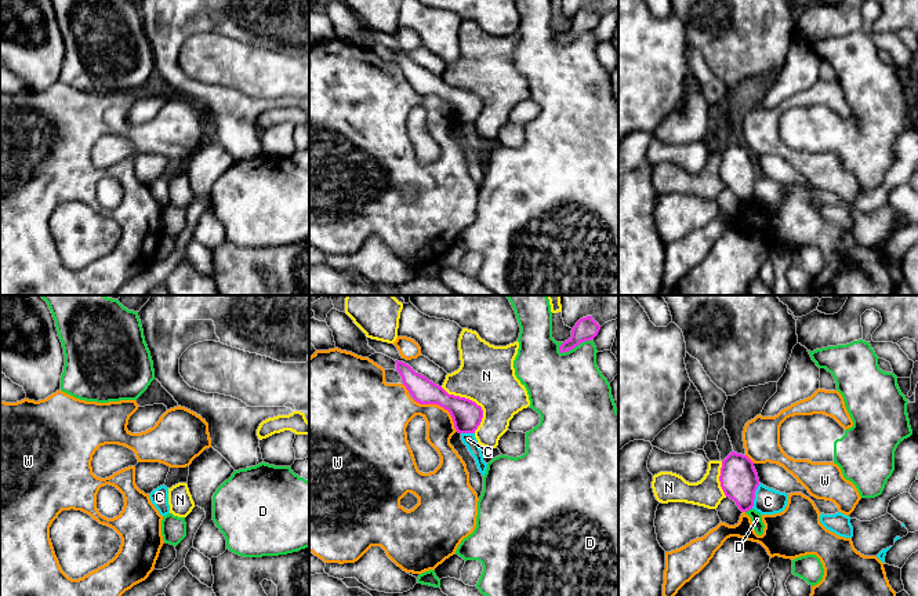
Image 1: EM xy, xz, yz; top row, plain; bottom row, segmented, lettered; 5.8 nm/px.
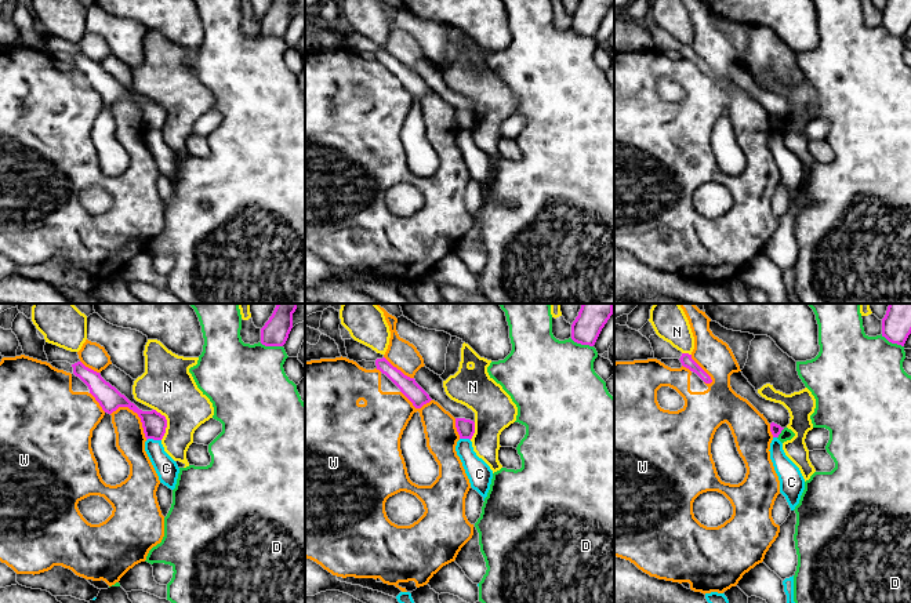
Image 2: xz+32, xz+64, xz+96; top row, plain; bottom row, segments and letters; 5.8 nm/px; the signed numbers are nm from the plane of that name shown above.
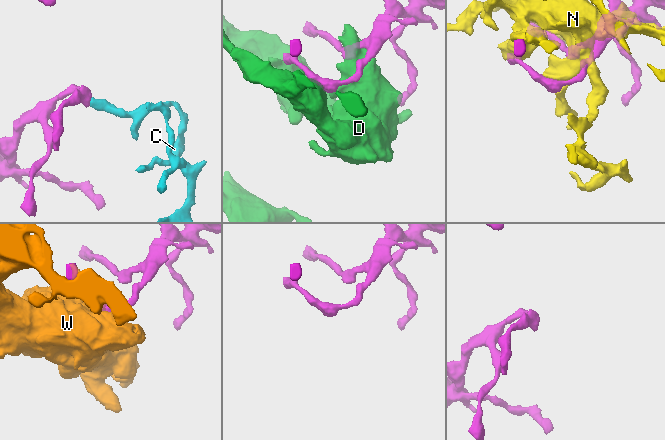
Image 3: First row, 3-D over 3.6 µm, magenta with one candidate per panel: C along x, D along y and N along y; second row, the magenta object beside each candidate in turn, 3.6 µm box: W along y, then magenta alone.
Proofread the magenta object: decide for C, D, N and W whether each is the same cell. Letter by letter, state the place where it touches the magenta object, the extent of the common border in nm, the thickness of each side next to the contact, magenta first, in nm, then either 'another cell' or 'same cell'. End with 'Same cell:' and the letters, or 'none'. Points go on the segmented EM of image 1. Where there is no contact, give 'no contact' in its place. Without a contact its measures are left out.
C: yz (754, 495) | 160 nm | 220/160 nm | another cell
D: xz (574, 346) | 220 nm | 140/420 nm | another cell
N: xz (474, 402) | 340 nm | 180/320 nm | another cell
W: xz (442, 406) | 300 nm | 180/190 nm | another cell
Same cell: none

